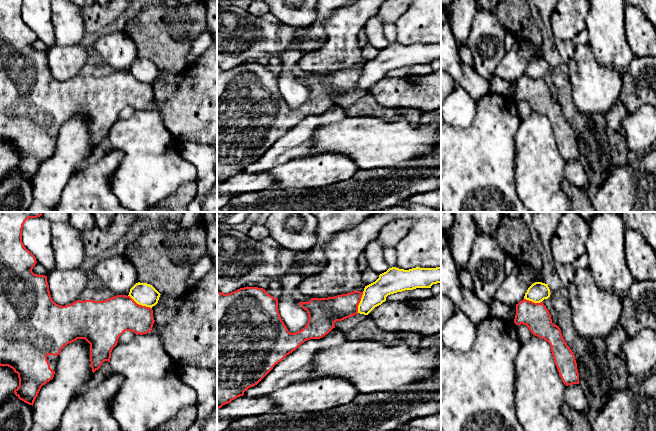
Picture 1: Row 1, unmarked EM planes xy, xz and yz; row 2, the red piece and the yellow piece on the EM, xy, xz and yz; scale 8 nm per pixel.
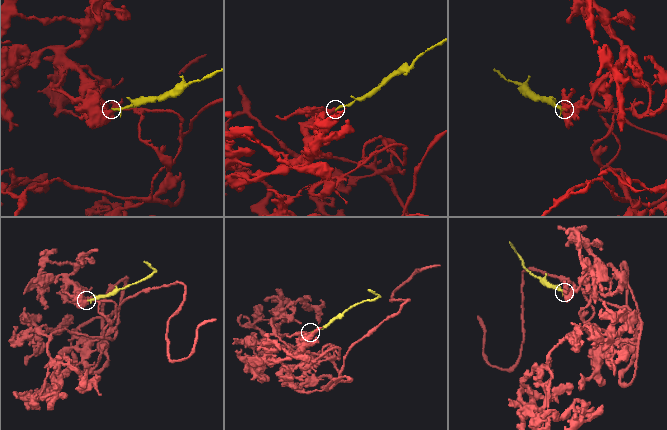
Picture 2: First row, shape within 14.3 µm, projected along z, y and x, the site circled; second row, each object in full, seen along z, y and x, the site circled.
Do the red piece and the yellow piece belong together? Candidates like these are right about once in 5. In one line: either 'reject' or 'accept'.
reject

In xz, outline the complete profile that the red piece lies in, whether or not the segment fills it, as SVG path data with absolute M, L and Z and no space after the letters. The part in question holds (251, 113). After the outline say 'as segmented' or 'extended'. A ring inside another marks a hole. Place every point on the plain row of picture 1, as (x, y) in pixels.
M244 63L224 70L217 67L217 186L230 179L244 168L257 161L287 131L295 127L302 119L310 115L320 115L327 111L336 97L358 90L358 81L363 68L353 67L328 74L311 74L309 78L299 78L307 87L309 95L306 102L295 109L290 109L278 87L278 75L268 70L265 65Z; as segmented

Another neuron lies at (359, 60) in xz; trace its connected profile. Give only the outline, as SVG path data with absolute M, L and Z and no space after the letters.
M357 0L351 5L337 8L324 21L329 33L326 43L318 50L303 54L298 60L300 68L310 74L328 74L350 68L363 68L365 60L358 34L366 22L377 17L386 0Z

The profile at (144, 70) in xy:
M136 59L129 71L137 80L152 84L158 79L160 69L150 60Z

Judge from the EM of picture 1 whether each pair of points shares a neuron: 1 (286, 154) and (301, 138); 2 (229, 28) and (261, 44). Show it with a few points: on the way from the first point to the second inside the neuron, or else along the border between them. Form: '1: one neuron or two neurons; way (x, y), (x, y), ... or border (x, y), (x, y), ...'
1: one neuron; way (289, 150), (297, 142)
2: one neuron; way (237, 36), (253, 37)

